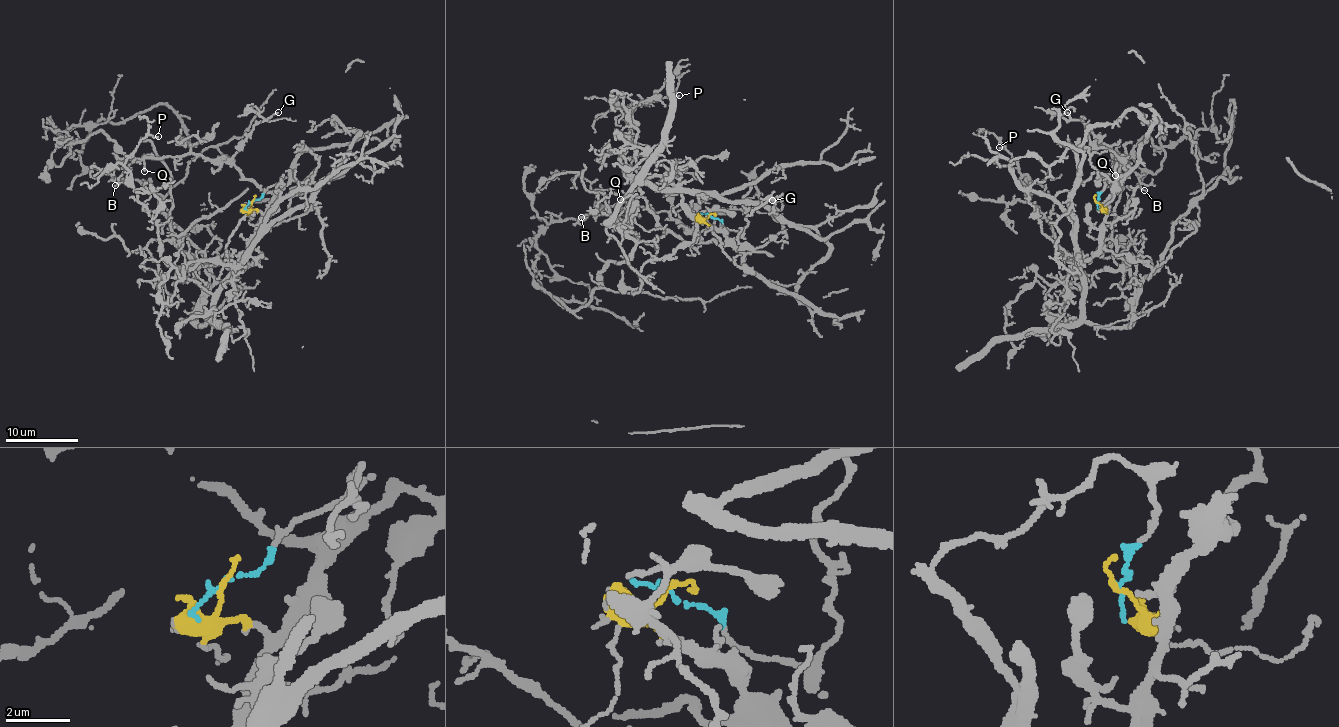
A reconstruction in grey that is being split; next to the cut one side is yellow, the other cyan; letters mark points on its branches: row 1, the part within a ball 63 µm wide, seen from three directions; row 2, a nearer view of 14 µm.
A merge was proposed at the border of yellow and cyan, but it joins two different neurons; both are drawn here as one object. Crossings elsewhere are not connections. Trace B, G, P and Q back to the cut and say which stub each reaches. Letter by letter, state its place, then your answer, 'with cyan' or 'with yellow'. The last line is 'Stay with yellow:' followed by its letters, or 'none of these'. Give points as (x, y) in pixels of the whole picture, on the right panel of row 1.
B: at (1144, 190); with yellow
G: at (1067, 112); with yellow
P: at (999, 147); with yellow
Q: at (1115, 175); with yellow
Stay with yellow: B, G, P, Q

